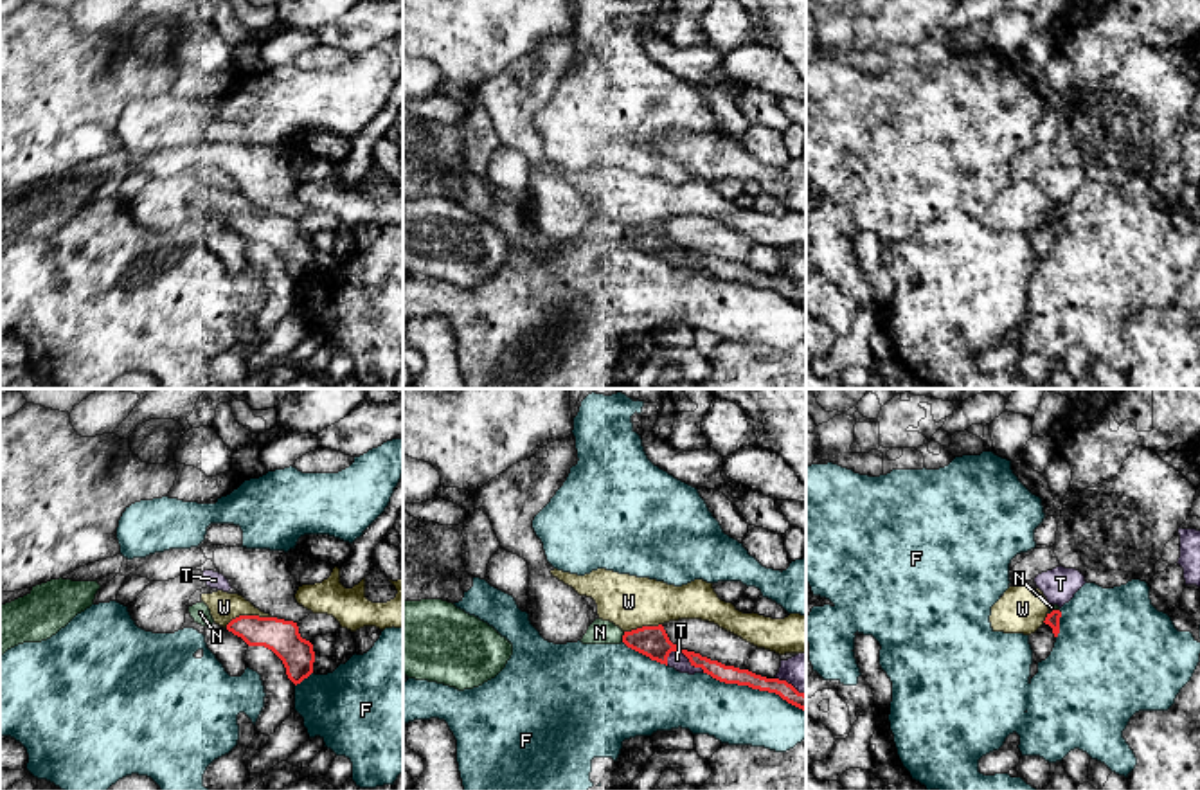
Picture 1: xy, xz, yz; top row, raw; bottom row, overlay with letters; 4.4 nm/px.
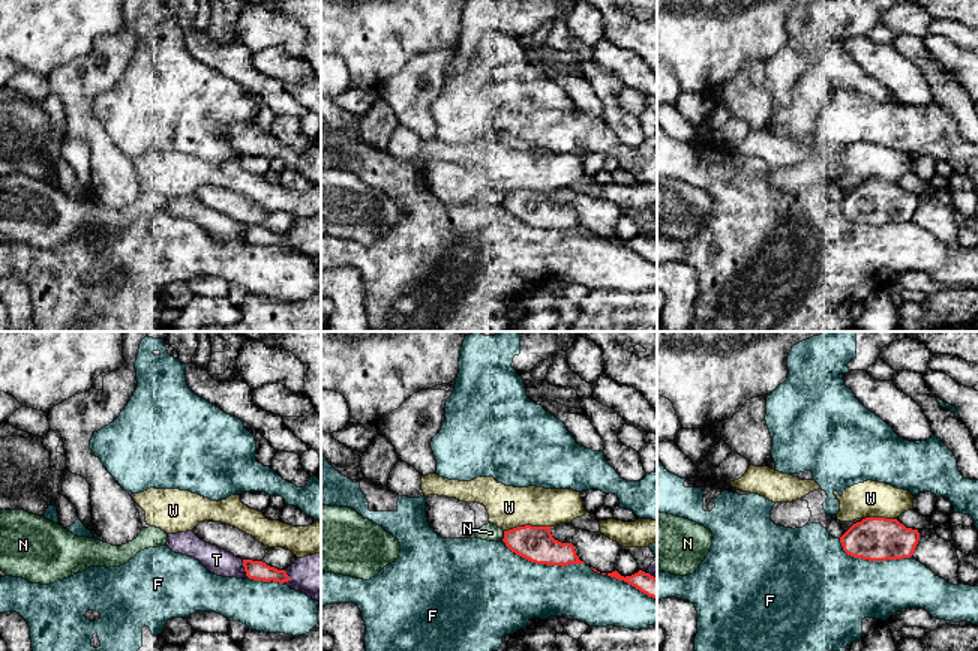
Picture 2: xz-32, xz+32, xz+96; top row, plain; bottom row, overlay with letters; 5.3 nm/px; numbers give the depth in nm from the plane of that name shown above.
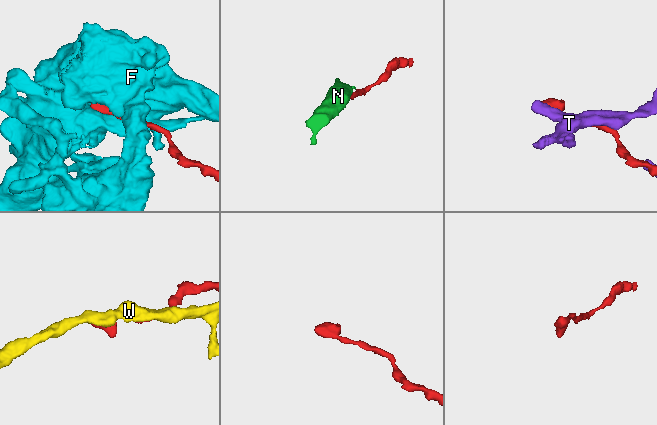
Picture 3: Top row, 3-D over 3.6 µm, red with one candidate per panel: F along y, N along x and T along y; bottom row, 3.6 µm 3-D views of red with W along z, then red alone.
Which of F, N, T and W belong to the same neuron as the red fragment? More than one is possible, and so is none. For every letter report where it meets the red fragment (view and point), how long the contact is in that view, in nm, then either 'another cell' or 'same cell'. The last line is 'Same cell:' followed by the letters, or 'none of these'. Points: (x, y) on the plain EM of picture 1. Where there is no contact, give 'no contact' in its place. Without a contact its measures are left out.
F: xz (754, 285) | 480 nm | another cell
N: xz (623, 234) | 50 nm | another cell
T: xz (686, 252) | 190 nm | another cell
W: xy (247, 213) | 220 nm | another cell
Same cell: none of these

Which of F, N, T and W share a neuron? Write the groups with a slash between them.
F / N / T / W

